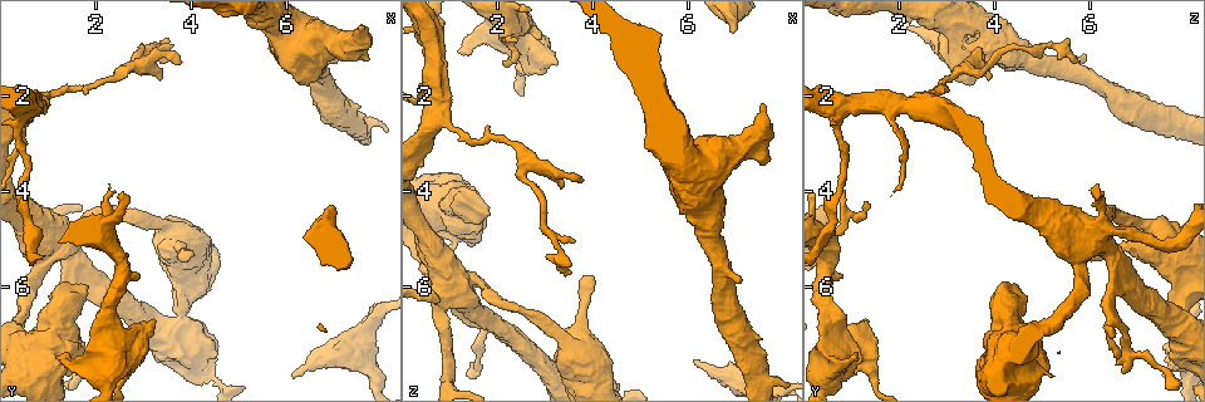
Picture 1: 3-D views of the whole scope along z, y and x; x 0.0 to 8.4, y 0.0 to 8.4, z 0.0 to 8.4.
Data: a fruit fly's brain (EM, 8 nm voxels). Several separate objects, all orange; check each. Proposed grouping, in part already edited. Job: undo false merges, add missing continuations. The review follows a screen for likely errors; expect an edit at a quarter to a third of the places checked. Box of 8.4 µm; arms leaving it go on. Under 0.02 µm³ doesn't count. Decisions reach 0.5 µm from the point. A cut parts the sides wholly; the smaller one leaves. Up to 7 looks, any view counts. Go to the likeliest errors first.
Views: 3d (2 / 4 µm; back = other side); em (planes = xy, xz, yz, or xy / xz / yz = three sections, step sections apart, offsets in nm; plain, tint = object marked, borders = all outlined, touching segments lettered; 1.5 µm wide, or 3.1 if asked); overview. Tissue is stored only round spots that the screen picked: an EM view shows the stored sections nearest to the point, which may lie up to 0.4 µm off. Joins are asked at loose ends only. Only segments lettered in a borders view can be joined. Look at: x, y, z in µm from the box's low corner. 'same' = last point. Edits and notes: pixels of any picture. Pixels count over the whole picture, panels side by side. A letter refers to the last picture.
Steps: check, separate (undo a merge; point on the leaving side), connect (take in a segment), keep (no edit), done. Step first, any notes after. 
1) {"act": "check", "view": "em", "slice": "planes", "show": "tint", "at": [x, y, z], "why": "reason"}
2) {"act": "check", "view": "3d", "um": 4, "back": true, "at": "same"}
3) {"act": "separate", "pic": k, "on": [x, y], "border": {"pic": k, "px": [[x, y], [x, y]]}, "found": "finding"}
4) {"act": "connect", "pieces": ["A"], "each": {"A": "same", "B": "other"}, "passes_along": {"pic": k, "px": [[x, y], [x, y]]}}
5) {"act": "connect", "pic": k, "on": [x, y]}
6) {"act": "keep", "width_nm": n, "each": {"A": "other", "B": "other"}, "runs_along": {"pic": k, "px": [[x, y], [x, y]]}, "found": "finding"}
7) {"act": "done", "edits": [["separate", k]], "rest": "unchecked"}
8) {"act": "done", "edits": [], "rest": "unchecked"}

{"act": "check", "view": "3d", "um": 2, "at": [2.45, 4.05, 0.80], "why": "free end"}

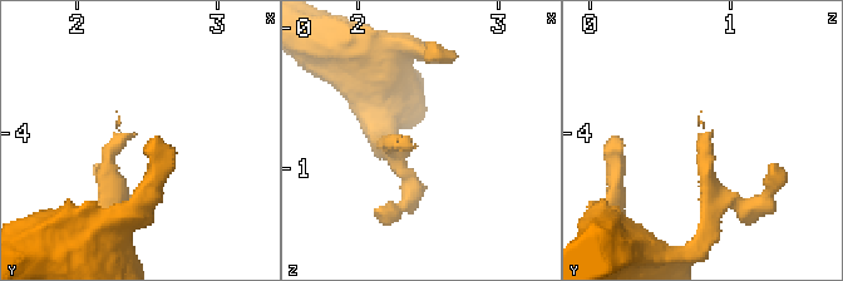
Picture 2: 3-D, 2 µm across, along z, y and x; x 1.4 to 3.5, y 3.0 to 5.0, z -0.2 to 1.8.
{"act": "check", "view": "em", "slice": "planes", "show": "borders", "at": [2.44, 4.02, 0.84]}

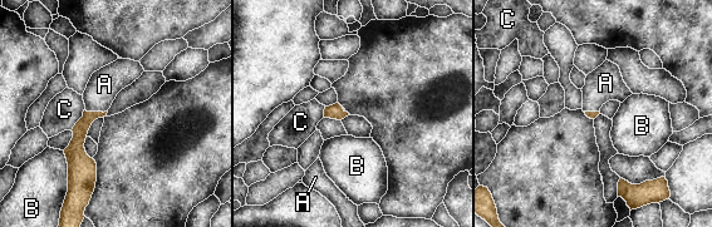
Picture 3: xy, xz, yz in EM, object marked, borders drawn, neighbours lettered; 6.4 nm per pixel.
{"act": "connect", "pic": 3, "on": [104, 84], "longest_contact_nm": ["B", 260], "each": {"A": "same", "B": "other", "C": "other"}, "passes_along": {"pic": 3, "px": [[80, 129], [96, 112], [104, 84]]}, "found": "the neuron continues"}

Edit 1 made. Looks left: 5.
{"act": "check", "view": "3d", "um": 2, "at": [7.75, 1.25, 3.35], "why": "thick end"}

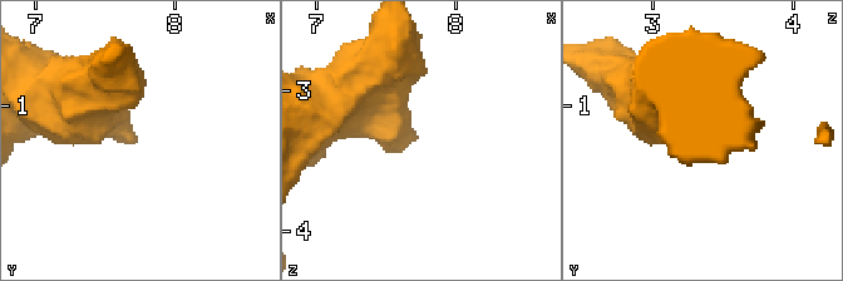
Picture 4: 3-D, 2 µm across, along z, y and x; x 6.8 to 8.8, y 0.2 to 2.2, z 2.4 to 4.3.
{"act": "check", "view": "em", "slice": "yz", "step": 8, "show": "tint", "at": [7.72, 1.26, 3.32]}

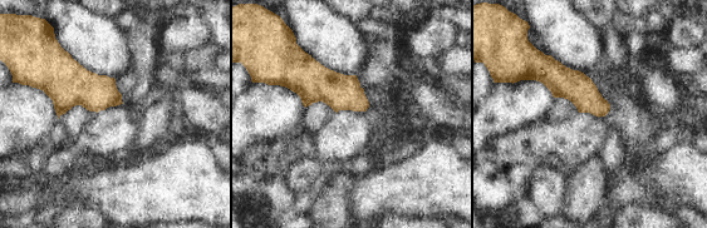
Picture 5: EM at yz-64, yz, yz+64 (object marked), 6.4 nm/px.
{"act": "check", "view": "em", "slice": "yz", "step": 8, "show": "borders", "at": "same", "why": "what lies round it"}

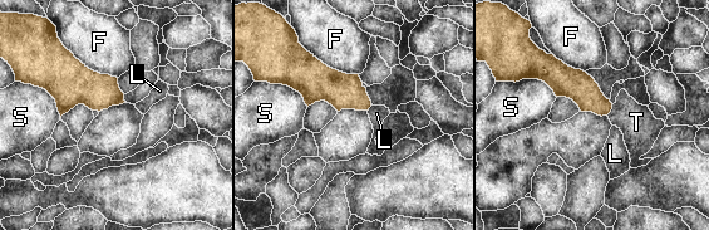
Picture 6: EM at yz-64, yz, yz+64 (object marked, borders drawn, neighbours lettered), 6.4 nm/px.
{"act": "keep", "each": {"F": "other", "L": "other", "S": "other", "T": "other"}, "found": "none of them fits"}

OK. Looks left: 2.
{"act": "check", "view": "3d", "um": 2, "at": [3.50, 1.25, 5.70], "why": "thin end"}

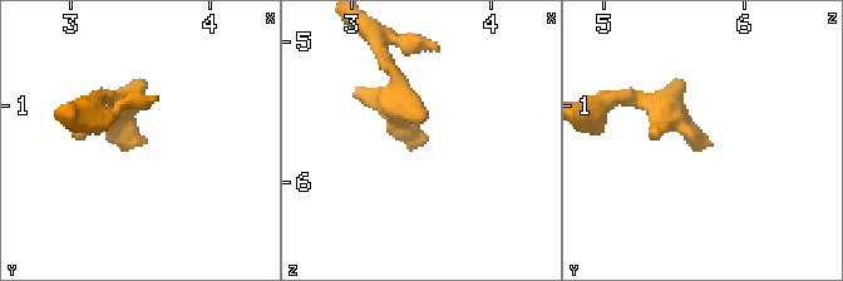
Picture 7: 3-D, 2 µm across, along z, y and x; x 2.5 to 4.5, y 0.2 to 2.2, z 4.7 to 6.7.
{"act": "check", "view": "em", "slice": "xz", "step": 4, "show": "borders", "at": [3.52, 1.26, 5.74], "why": "need the tissue"}

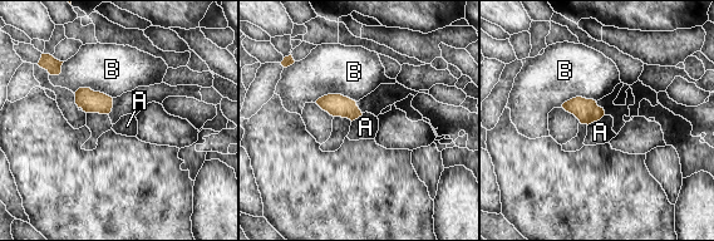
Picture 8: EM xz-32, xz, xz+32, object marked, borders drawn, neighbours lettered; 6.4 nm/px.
{"act": "keep", "width_nm": 120, "each": {"A": "other", "B": "other"}, "border": {"pic": 8, "px": [[604, 114], [587, 126]]}, "found": "no lettered segment goes on from it"}

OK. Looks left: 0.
{"act": "done", "edits": [["connect", 3]], "rest": "unchecked"}

